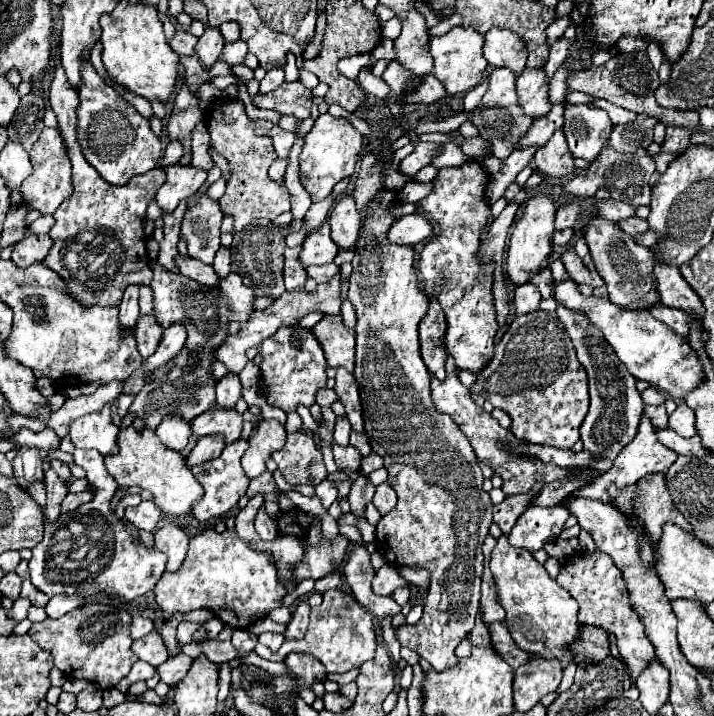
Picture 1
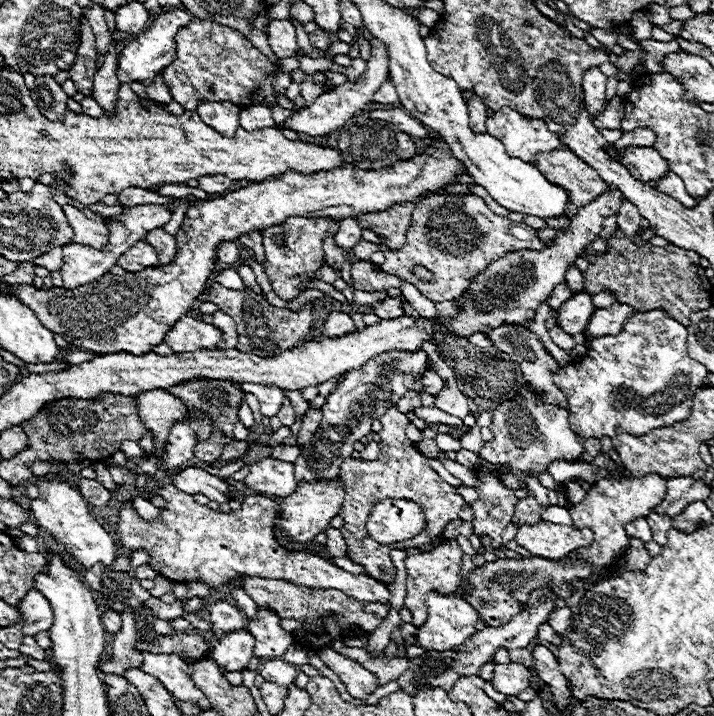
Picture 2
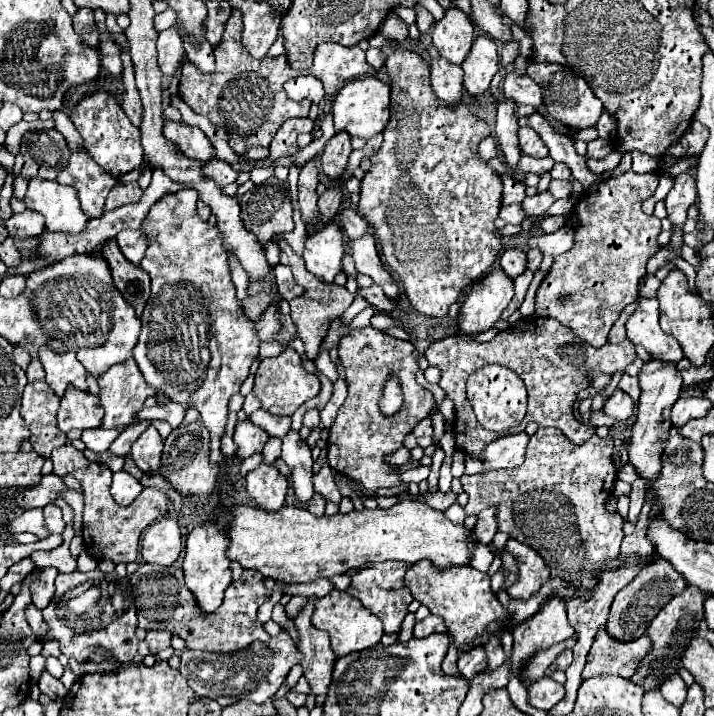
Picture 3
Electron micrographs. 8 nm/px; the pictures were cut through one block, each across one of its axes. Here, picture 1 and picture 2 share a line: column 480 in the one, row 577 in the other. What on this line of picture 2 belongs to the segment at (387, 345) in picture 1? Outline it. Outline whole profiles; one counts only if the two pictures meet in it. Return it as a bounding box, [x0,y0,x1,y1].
[466,474,668,626]

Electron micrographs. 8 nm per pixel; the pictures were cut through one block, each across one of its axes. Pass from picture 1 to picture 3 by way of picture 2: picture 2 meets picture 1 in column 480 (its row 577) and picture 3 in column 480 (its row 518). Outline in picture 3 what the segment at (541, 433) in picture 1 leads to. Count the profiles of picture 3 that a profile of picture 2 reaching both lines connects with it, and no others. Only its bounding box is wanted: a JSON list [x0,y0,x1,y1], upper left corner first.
[424,316,636,456]

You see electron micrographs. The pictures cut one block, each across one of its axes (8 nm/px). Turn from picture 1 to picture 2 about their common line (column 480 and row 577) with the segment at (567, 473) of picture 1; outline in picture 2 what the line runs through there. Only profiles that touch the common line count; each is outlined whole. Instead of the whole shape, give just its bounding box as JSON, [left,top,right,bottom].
[406,538,462,626]

